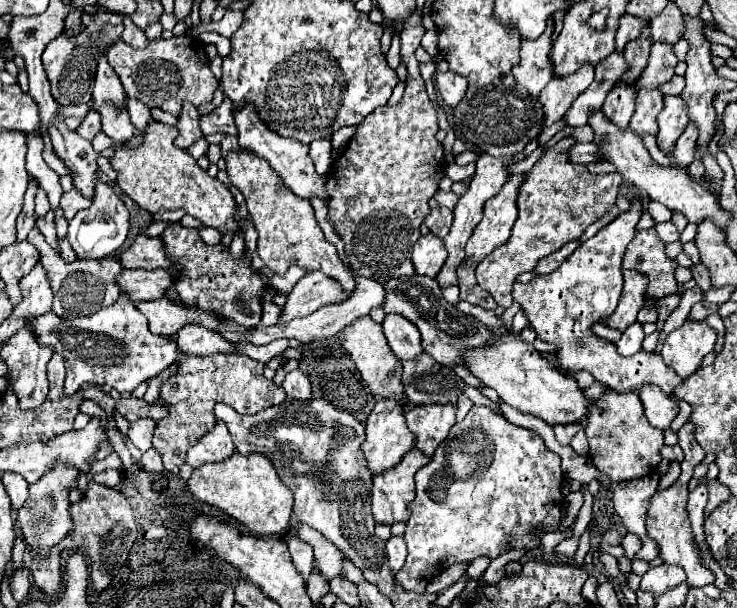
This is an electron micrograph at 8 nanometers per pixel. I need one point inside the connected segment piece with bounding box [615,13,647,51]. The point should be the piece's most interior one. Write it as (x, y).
(629, 29)

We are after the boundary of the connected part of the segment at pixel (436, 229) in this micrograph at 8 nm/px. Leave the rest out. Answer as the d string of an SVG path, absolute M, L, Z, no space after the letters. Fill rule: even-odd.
M437 207L437 209L431 209L429 215L425 217L425 225L429 227L429 231L437 237L445 237L449 233L449 227L453 223L453 211L447 209L447 207Z

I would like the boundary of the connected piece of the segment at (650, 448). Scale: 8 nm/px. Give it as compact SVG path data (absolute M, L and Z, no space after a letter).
M607 389L591 403L585 419L585 433L591 463L613 481L631 481L639 475L649 475L661 463L659 447L663 447L663 431L647 421L637 391L617 393Z

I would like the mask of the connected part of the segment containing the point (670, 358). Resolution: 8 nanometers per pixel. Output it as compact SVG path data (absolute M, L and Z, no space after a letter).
M685 321L667 335L661 357L679 377L687 379L701 367L703 357L715 349L715 339L715 331L705 321Z

